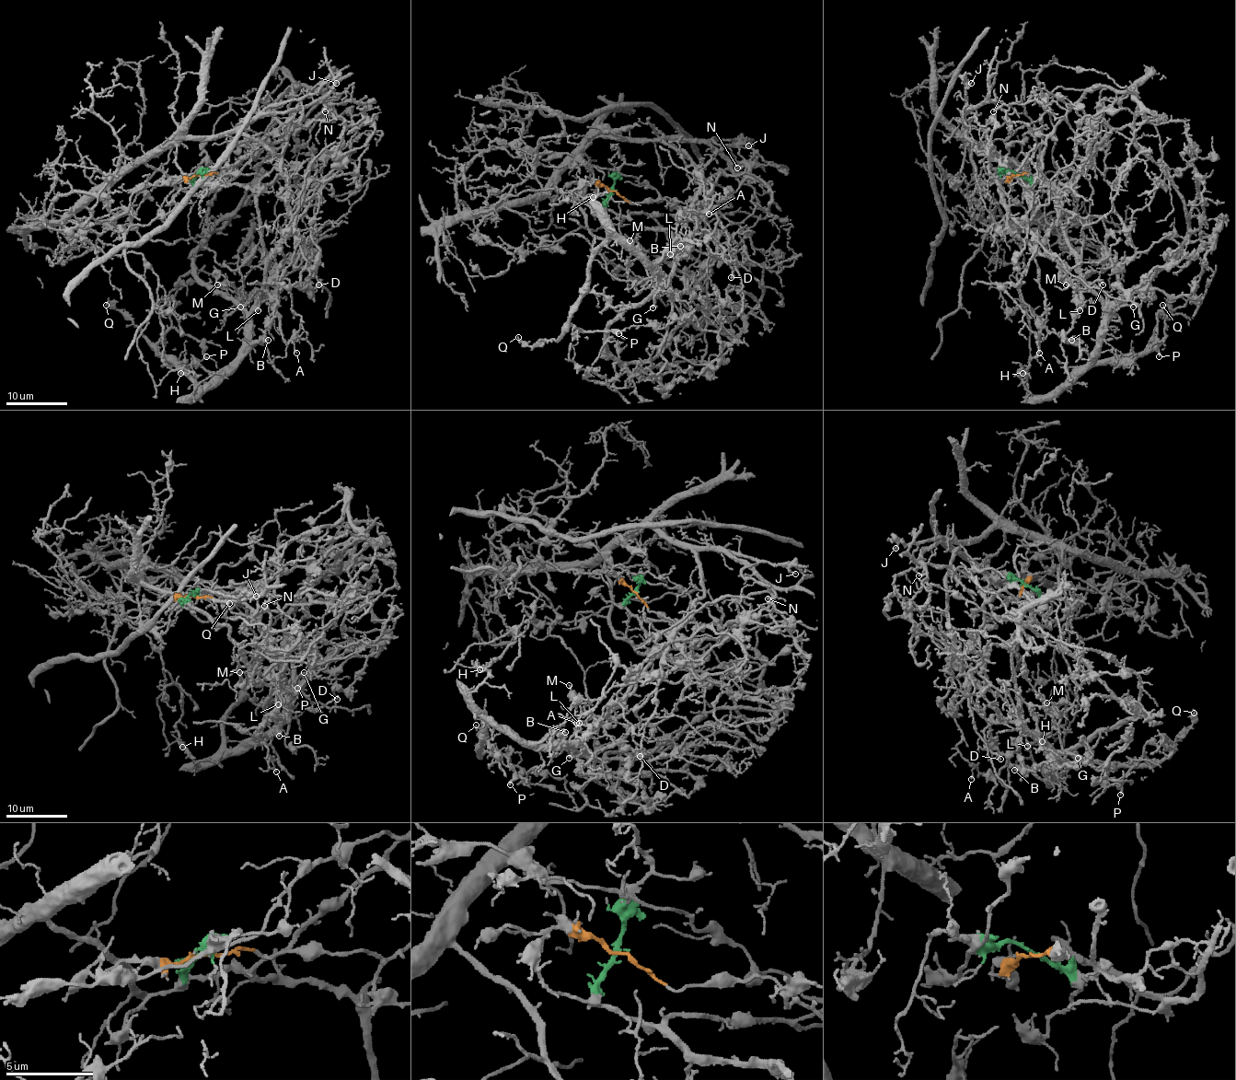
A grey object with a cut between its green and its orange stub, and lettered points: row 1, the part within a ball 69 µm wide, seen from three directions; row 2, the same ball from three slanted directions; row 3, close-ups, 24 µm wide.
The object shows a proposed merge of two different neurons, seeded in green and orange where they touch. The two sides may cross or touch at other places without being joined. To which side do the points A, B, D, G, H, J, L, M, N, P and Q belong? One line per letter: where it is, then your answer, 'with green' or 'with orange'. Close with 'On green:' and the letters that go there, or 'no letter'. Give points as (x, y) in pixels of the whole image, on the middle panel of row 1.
A: (709, 214) | with orange
B: (680, 246) | with green
D: (731, 277) | with green
G: (652, 307) | with green
H: (593, 197) | with green
J: (748, 145) | with orange
L: (670, 254) | with green
M: (629, 240) | with green
N: (737, 168) | with orange
P: (618, 333) | with green
Q: (518, 337) | with green
On green: B, D, G, H, L, M, P, Q

